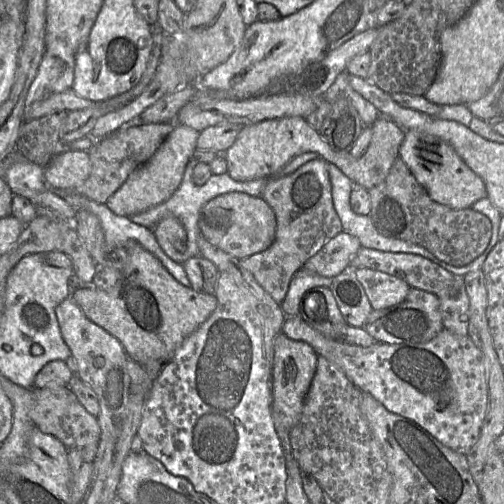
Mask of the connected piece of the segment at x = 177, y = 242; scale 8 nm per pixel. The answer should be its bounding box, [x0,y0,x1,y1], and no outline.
[152,217,186,260]

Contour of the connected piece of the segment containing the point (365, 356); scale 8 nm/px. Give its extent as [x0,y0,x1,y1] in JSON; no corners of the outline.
[281,315,489,455]

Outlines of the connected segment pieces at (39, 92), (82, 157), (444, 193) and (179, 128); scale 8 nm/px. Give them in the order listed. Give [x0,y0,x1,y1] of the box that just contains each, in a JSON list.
[[26,40,76,106],[44,150,91,189],[399,130,487,209],[105,123,199,217]]

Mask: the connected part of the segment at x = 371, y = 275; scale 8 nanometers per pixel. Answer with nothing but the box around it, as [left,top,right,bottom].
[355,268,410,310]

